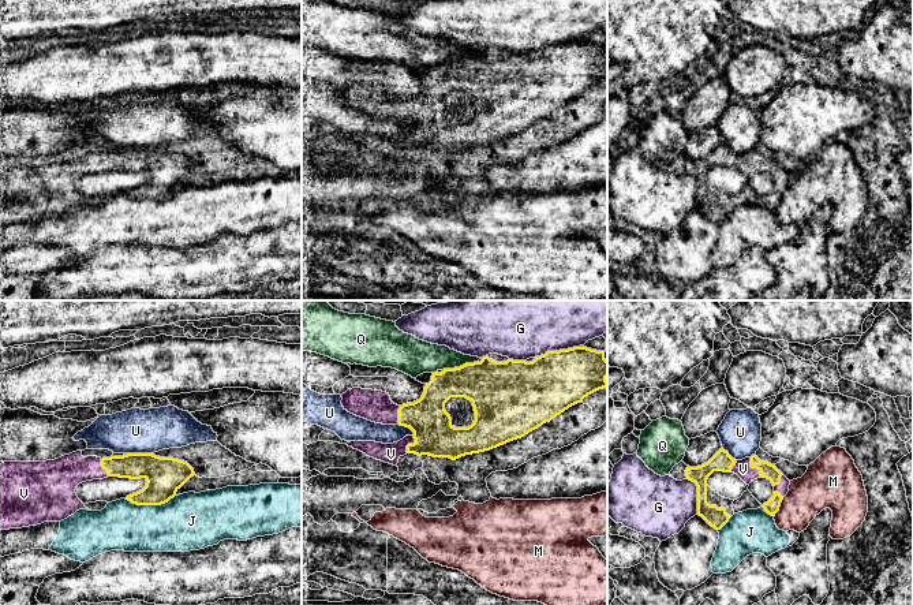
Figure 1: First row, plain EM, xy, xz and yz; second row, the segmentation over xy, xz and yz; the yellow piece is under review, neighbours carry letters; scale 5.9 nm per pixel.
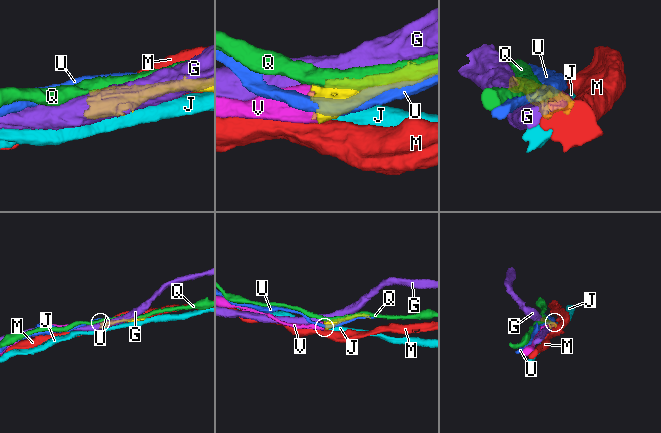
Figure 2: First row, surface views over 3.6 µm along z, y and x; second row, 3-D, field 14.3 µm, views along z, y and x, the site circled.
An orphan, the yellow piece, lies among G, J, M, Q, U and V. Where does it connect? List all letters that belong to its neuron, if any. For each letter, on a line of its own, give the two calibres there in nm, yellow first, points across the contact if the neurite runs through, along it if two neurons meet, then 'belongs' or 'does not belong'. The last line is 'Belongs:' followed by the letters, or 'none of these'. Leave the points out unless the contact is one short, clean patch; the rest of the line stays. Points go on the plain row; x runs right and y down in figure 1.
G: 360 nm thick on the yellow side, 320 nm on the other; does not belong
J: 220 nm thick on the yellow side, 340 nm on the other; does not belong
M: 90 nm thick on the yellow side, 240 nm on the other; border along yz (784, 191), (774, 210); does not belong
Q: 320 nm thick on the yellow side, 200 nm on the other; does not belong
U: 220 nm thick on the yellow side, 260 nm on the other; does not belong
V: 90 nm thick on the yellow side, 100 nm on the other; belongs
Belongs: V

